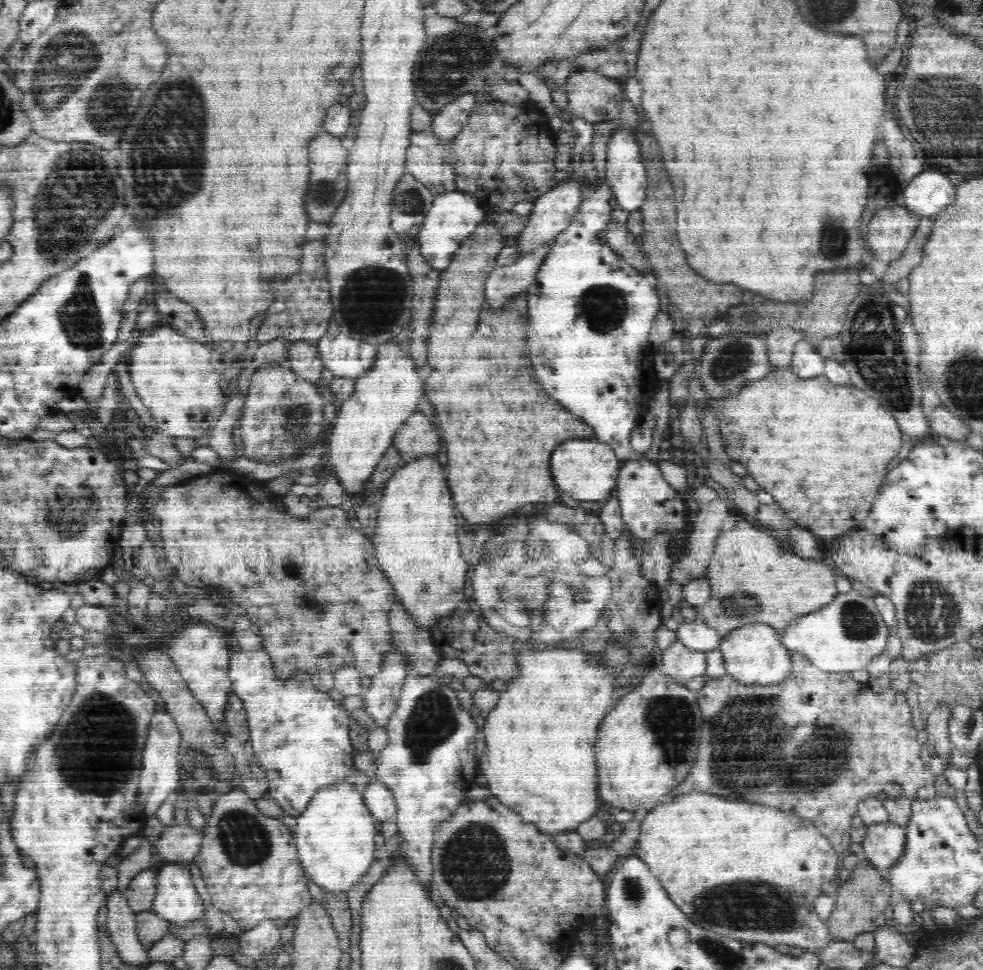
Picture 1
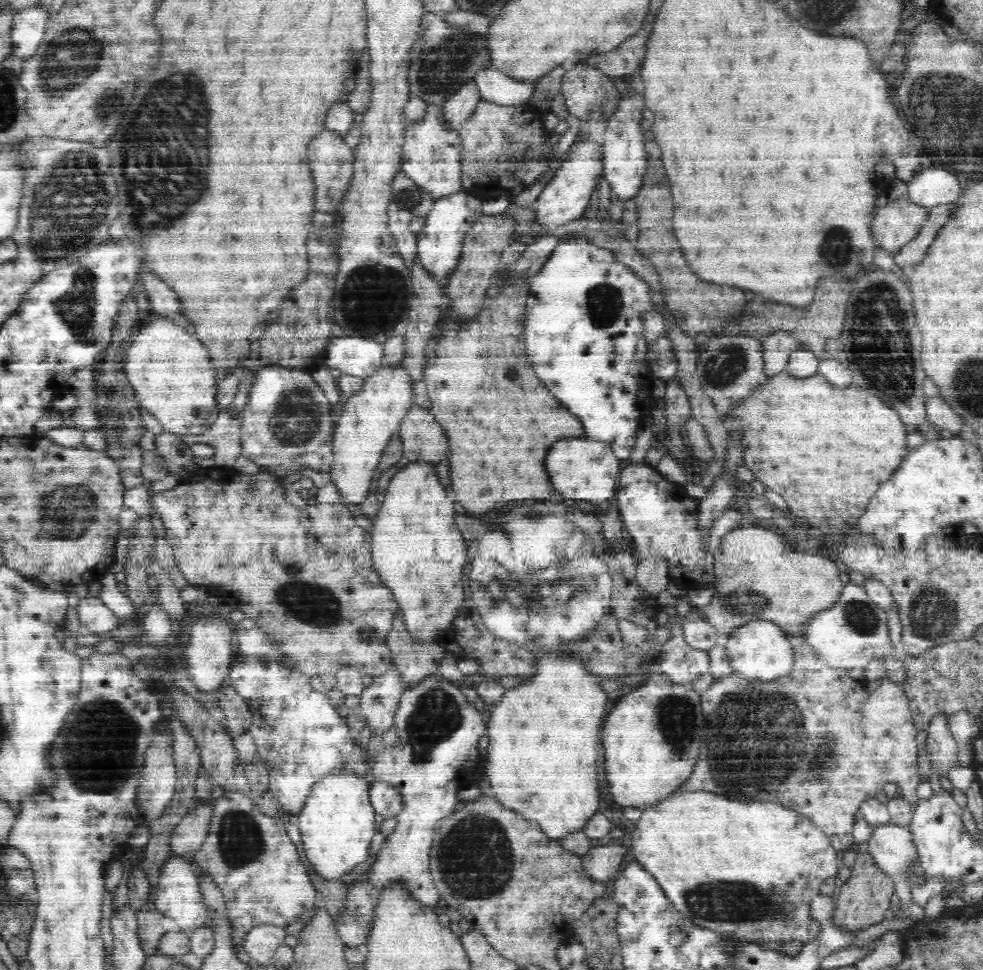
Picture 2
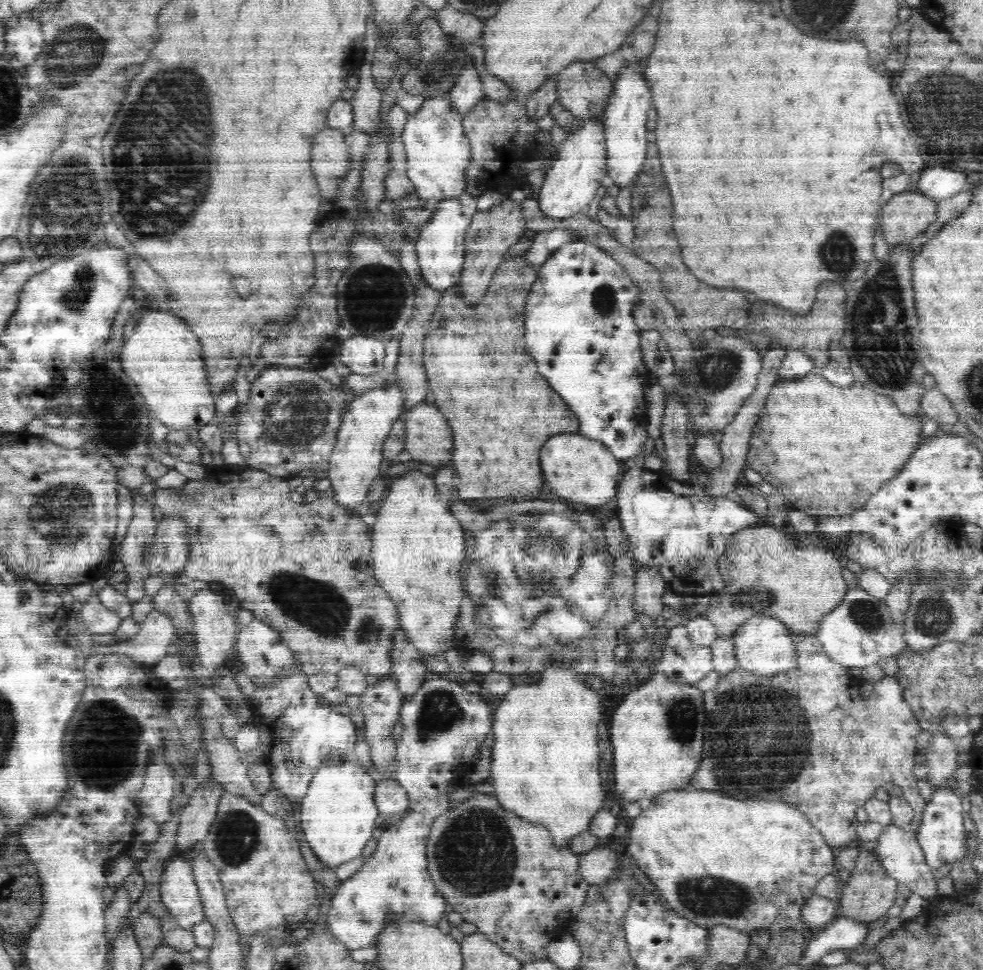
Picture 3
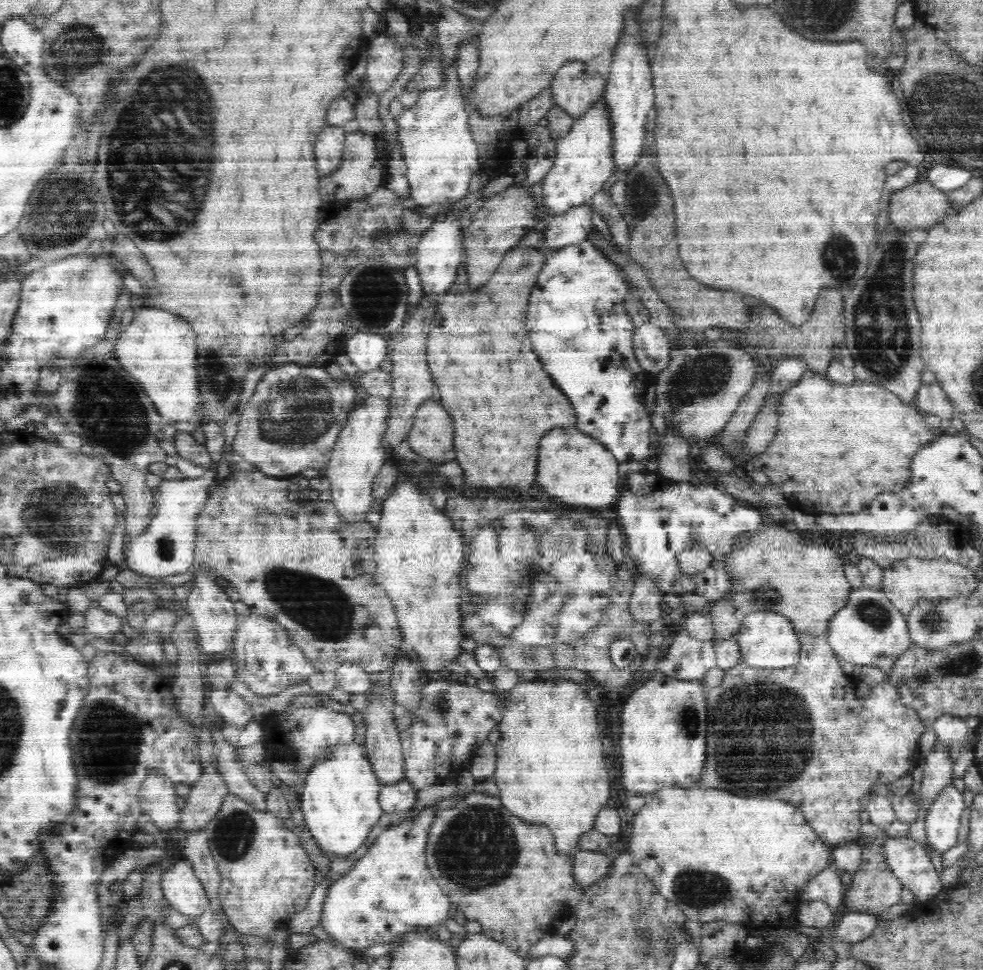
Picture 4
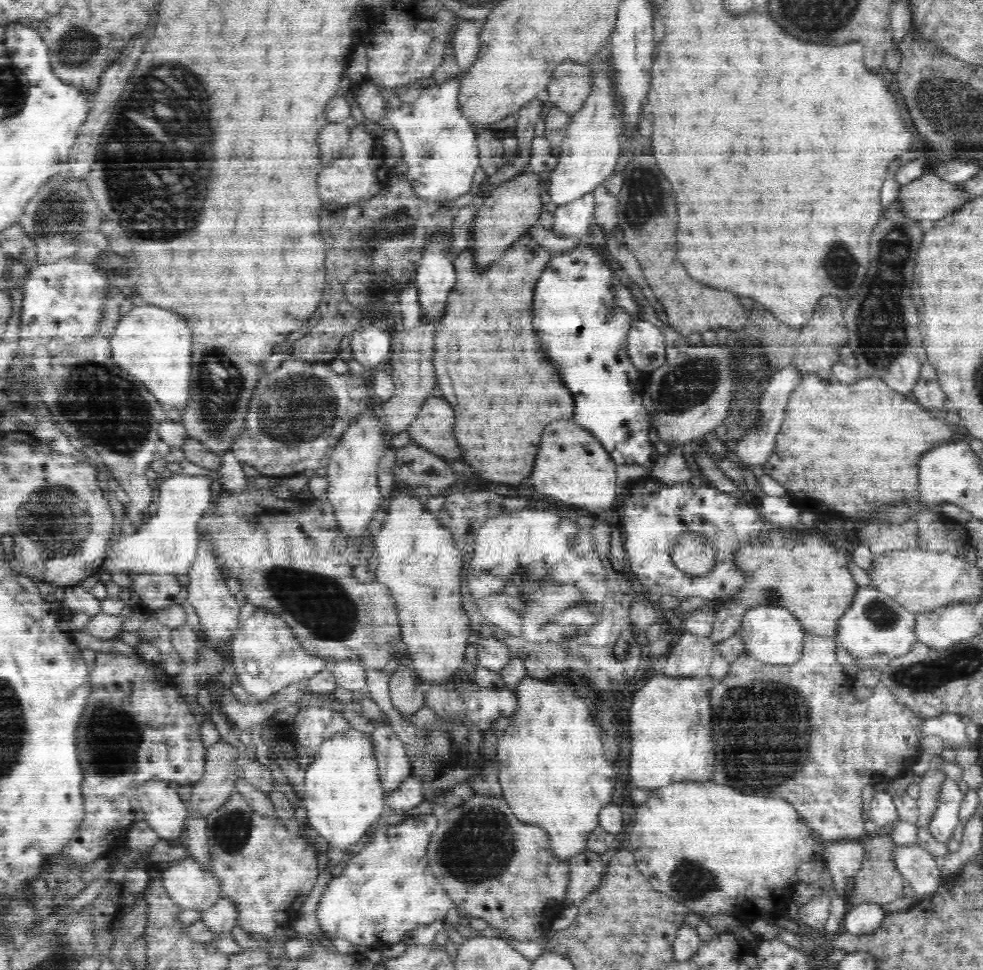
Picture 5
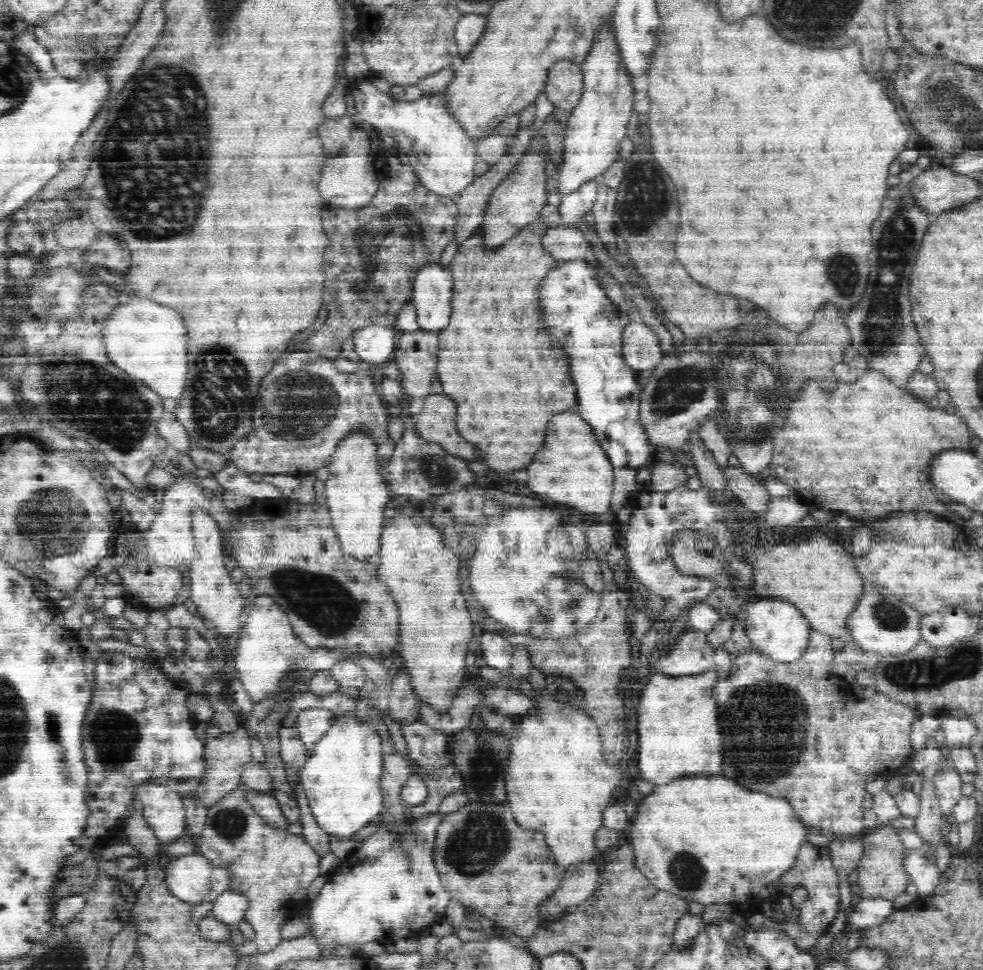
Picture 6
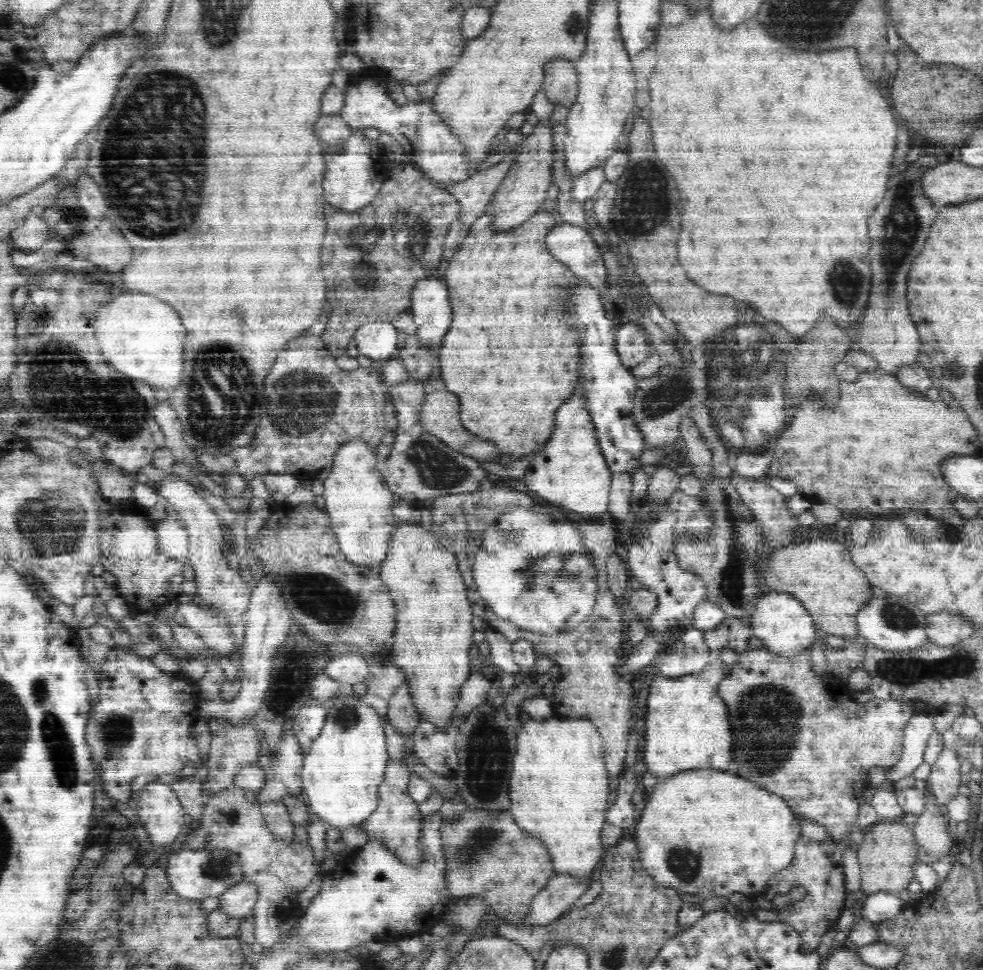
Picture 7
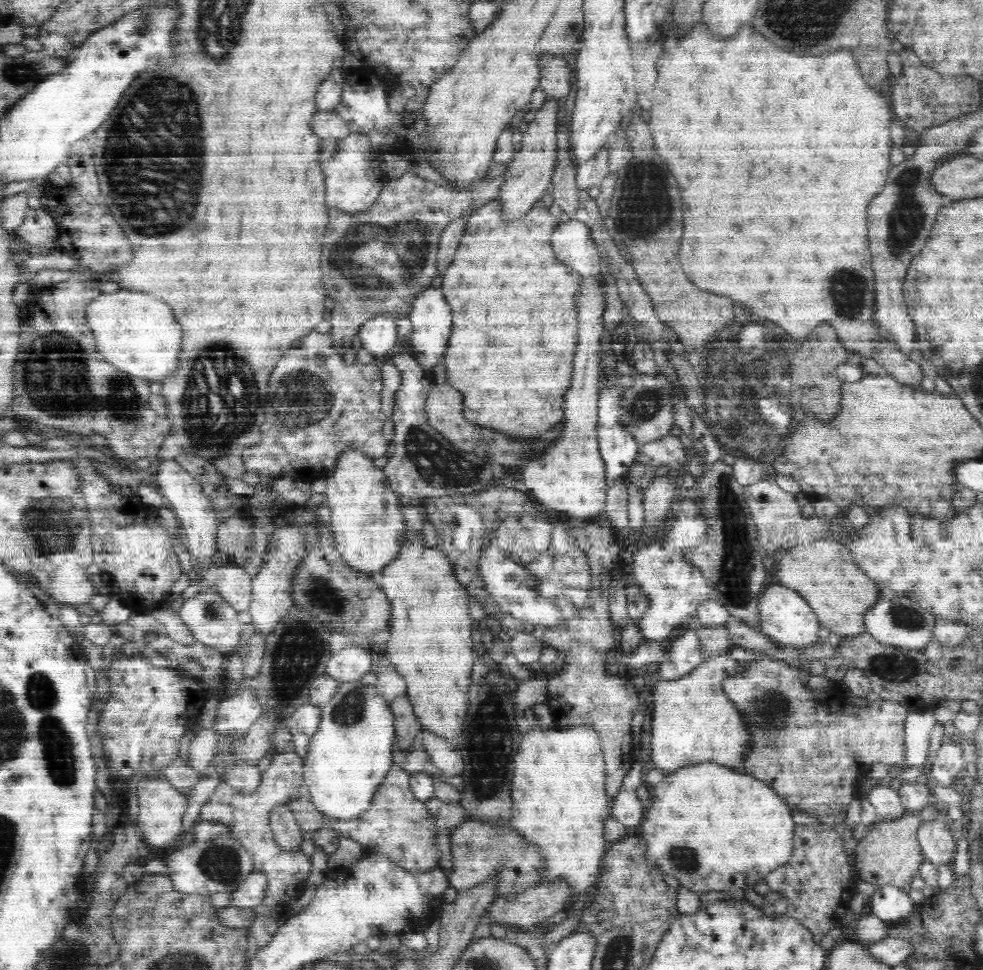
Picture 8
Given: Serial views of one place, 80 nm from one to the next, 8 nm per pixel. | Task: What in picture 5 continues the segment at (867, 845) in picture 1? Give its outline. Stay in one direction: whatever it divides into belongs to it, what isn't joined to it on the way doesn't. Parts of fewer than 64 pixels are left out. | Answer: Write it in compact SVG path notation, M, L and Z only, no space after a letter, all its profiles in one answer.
M920 845L898 847L895 852L898 870L913 888L916 899L931 897L943 880L940 866Z

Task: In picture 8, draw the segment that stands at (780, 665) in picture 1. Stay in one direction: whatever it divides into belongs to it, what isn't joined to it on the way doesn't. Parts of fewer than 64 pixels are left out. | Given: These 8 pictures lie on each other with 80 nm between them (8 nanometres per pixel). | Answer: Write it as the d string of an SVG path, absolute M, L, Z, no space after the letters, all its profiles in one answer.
M766 585L763 596L759 600L761 614L761 632L767 635L775 644L804 648L820 640L820 621L811 604L798 591L786 585Z

